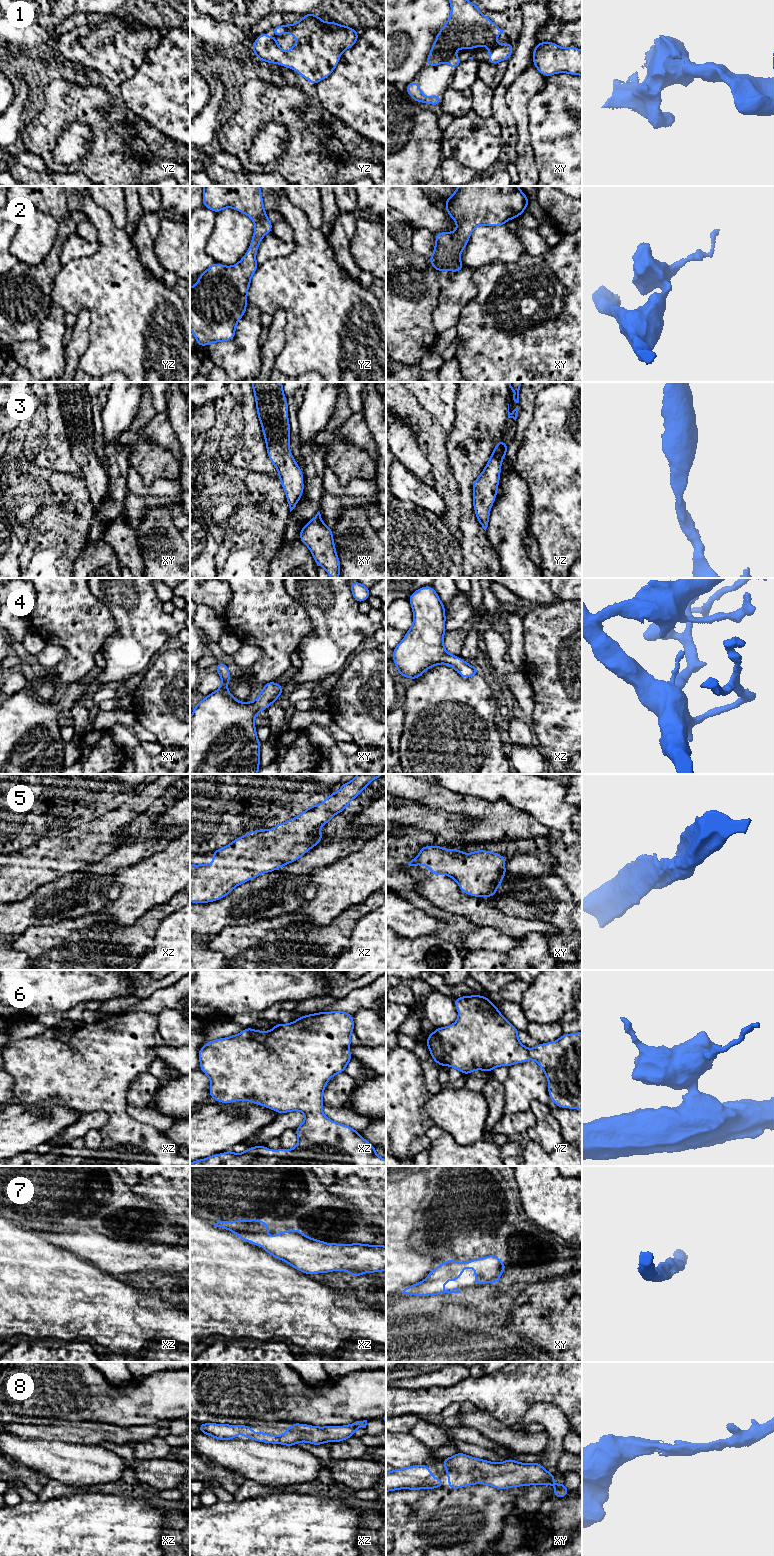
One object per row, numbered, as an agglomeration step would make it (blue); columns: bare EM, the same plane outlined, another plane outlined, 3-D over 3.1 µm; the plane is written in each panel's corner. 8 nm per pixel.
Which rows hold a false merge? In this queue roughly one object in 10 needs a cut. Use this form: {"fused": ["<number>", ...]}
{"fused": []}

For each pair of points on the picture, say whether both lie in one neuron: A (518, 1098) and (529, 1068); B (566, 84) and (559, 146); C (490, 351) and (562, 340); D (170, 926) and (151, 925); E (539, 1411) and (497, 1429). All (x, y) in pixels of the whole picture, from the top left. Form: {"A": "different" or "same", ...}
{"A": "same", "B": "same", "C": "same", "D": "different", "E": "different"}

